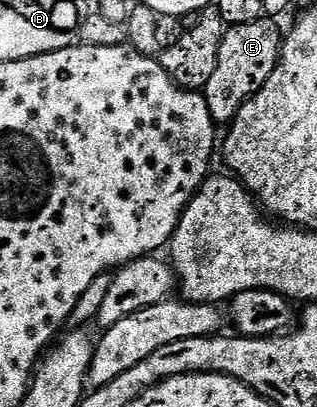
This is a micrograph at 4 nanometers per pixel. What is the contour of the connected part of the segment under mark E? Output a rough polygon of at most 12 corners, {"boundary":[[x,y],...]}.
{"boundary":[[274,17],[223,31],[205,97],[229,124],[273,76]]}

